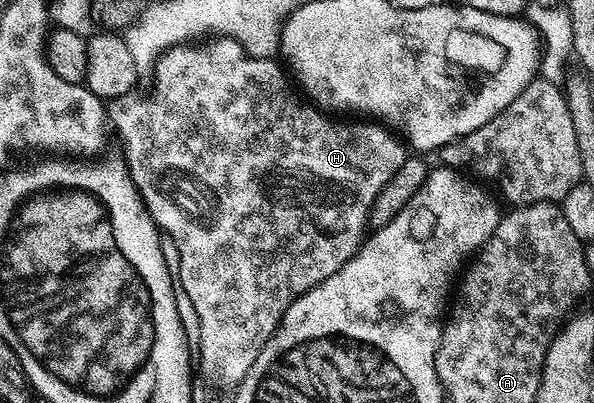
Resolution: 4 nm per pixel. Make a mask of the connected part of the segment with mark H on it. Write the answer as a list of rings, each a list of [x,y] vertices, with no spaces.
[[[218,38],[213,42],[180,44],[165,52],[157,62],[154,73],[156,89],[153,90],[152,96],[136,96],[137,94],[119,96],[106,108],[106,116],[111,127],[113,124],[120,135],[120,144],[124,147],[122,159],[128,165],[130,178],[140,192],[144,205],[148,207],[152,221],[167,239],[168,236],[172,239],[171,247],[180,259],[179,276],[182,278],[182,286],[186,290],[186,295],[190,297],[190,303],[194,305],[194,311],[198,313],[201,346],[199,367],[205,368],[214,379],[221,380],[229,386],[235,386],[246,378],[262,346],[266,346],[266,342],[276,332],[284,311],[299,296],[306,294],[326,278],[330,278],[330,274],[342,270],[344,263],[357,252],[366,236],[364,228],[366,229],[368,224],[368,209],[378,198],[382,186],[386,186],[386,182],[390,182],[390,178],[398,174],[398,166],[402,166],[406,159],[405,145],[399,139],[396,141],[392,137],[395,135],[385,125],[379,122],[336,125],[328,117],[331,115],[325,114],[307,99],[299,100],[296,97],[297,89],[295,87],[292,89],[288,85],[289,77],[285,69],[279,63],[276,65],[276,62],[272,58],[247,55],[236,40],[227,38]]]

